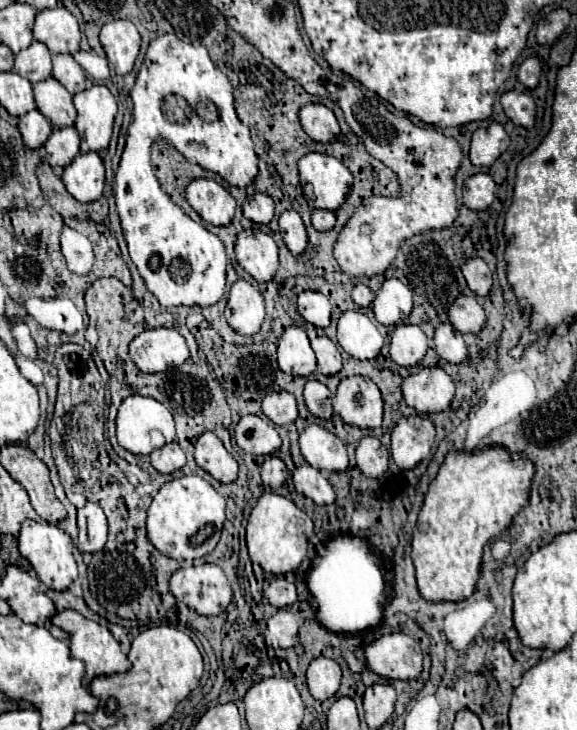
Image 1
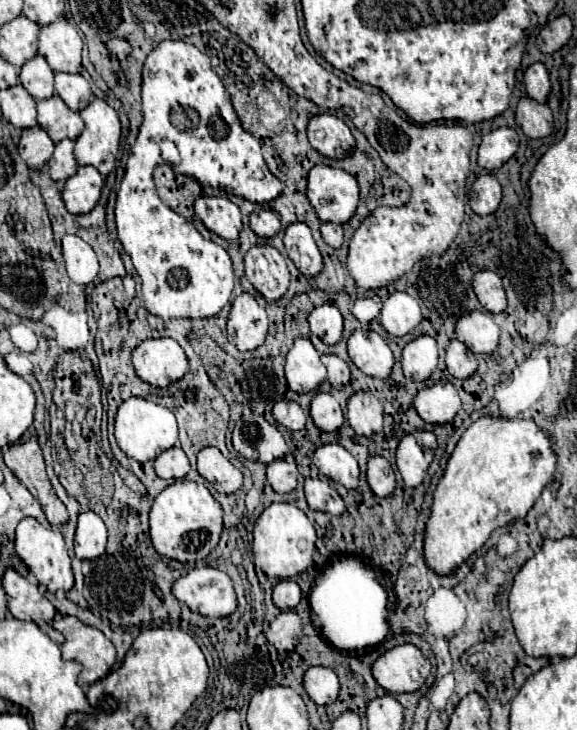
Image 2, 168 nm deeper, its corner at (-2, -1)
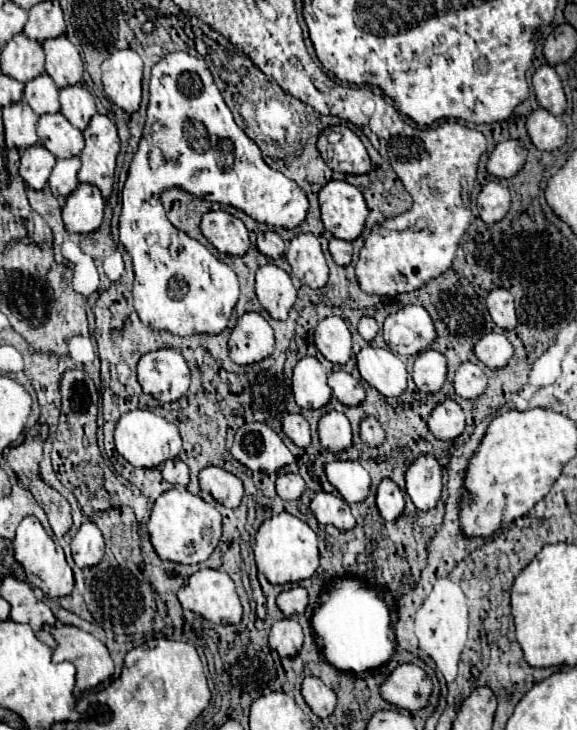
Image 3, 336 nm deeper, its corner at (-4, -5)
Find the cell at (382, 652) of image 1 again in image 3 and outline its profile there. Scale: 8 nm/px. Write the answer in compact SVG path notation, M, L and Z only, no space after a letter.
M413 663L399 665L381 685L381 697L387 703L407 711L419 711L427 707L431 693L433 693L431 677Z

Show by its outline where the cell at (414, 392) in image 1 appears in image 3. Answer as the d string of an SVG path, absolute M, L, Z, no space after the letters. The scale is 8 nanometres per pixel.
M445 399L433 409L427 425L437 439L453 441L465 431L465 415L453 399Z

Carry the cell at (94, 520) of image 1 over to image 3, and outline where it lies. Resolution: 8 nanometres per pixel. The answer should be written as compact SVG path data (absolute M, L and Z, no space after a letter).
M91 521L83 523L77 535L71 541L71 551L73 551L73 561L77 567L93 567L101 561L103 557L103 535L99 527Z

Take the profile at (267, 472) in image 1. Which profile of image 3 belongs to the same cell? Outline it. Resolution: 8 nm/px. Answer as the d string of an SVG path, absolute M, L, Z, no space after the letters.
M283 473L277 477L277 493L281 499L299 499L305 491L305 481L301 475Z

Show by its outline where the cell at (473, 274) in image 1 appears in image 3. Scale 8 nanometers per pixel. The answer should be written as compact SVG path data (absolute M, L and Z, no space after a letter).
M493 289L487 297L487 309L499 329L511 331L517 325L517 315L513 307L513 297L507 289Z

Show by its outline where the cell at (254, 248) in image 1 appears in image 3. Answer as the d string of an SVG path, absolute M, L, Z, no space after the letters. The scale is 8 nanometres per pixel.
M265 265L257 271L255 289L263 309L275 321L285 321L297 299L297 289L293 287L291 277L277 265Z

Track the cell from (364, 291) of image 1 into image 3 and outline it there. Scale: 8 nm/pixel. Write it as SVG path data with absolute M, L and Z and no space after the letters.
M363 317L361 323L359 323L359 335L365 339L365 341L373 341L375 335L379 331L379 325L375 323L373 317Z

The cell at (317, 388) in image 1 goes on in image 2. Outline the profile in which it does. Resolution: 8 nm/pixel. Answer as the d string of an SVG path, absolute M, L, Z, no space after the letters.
M319 391L311 401L311 419L321 431L337 431L343 425L343 411L331 393Z

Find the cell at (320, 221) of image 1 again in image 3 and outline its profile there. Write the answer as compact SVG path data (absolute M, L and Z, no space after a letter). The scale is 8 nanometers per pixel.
M331 239L329 241L329 253L333 257L333 261L341 267L347 267L351 263L351 257L353 257L353 249L351 249L351 243L349 241L341 241L341 239Z

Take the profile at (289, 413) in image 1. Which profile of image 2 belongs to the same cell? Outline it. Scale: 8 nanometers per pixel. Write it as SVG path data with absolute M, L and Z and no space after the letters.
M277 401L273 405L273 417L279 425L291 431L299 431L305 427L305 413L295 401Z

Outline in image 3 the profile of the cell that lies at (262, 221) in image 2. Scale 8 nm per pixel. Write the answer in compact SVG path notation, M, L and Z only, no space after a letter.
M267 231L257 237L257 249L269 259L279 259L285 253L285 243L275 231Z

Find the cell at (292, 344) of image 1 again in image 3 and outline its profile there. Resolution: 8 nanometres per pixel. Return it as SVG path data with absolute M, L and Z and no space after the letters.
M303 357L293 369L293 397L301 409L321 409L331 399L327 369L317 357Z

